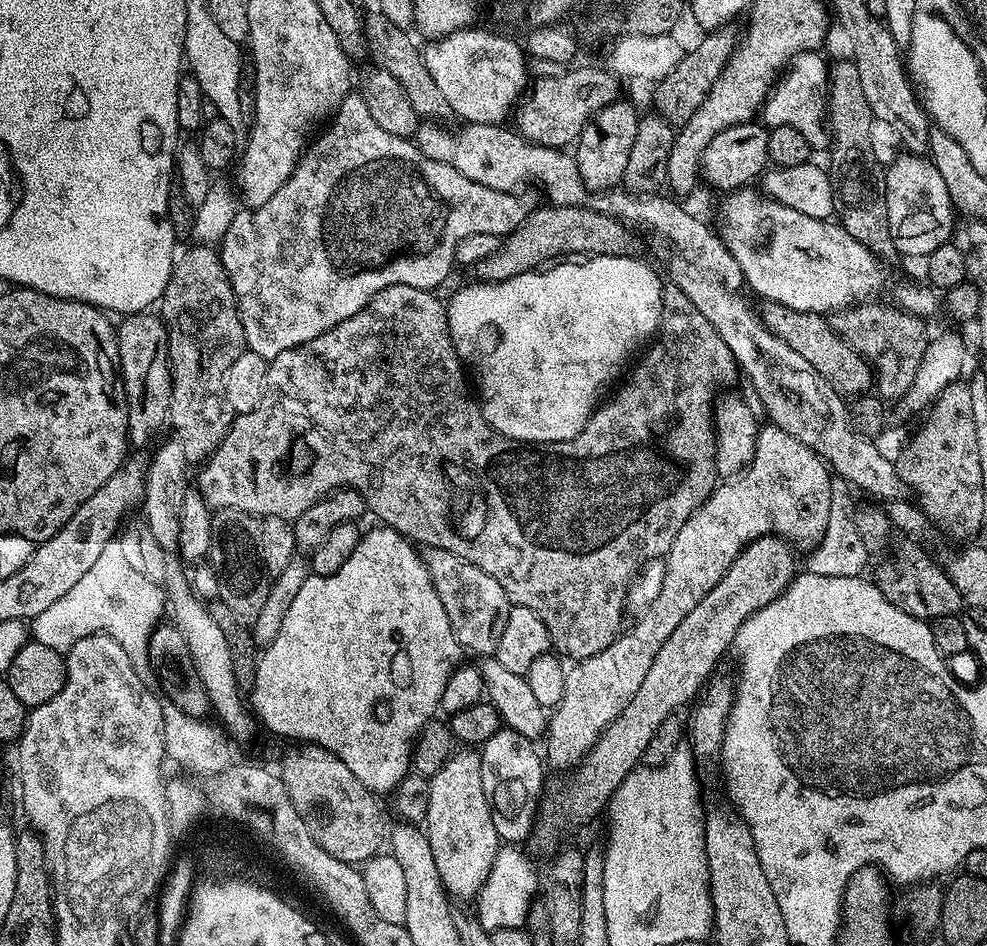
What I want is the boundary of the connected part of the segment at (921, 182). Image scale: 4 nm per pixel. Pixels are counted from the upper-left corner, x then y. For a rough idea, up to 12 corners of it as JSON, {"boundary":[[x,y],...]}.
{"boundary":[[931,159],[884,174],[897,253],[949,243],[954,205]]}

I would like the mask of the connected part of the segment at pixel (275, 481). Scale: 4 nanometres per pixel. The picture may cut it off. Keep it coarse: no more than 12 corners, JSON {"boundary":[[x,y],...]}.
{"boundary":[[668,282],[572,440],[486,422],[435,291],[268,361],[212,510],[352,488],[575,662],[716,488],[736,359]]}

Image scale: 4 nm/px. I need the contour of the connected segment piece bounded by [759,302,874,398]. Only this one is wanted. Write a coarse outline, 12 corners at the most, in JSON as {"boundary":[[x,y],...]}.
{"boundary":[[771,302],[764,325],[835,392],[873,387],[867,360],[821,313]]}

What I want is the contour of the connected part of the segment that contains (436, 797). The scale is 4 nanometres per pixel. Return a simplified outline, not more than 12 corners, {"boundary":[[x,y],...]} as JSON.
{"boundary":[[464,746],[428,780],[423,827],[449,897],[471,901],[502,847]]}

